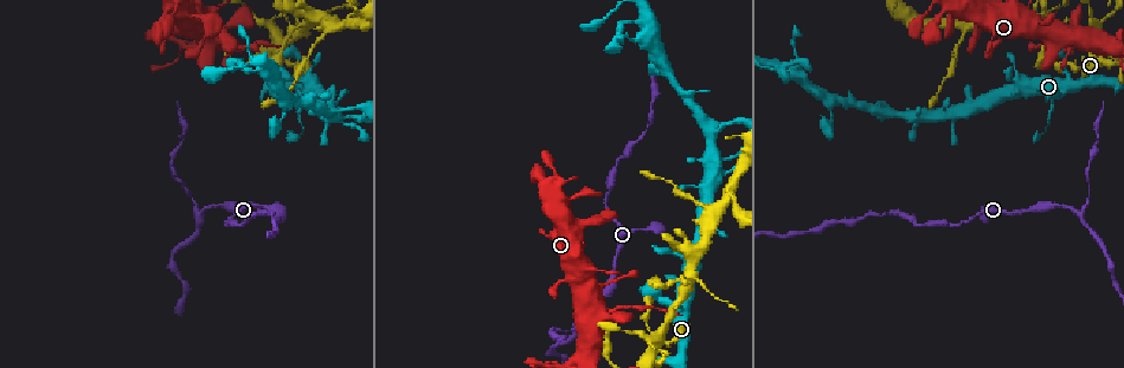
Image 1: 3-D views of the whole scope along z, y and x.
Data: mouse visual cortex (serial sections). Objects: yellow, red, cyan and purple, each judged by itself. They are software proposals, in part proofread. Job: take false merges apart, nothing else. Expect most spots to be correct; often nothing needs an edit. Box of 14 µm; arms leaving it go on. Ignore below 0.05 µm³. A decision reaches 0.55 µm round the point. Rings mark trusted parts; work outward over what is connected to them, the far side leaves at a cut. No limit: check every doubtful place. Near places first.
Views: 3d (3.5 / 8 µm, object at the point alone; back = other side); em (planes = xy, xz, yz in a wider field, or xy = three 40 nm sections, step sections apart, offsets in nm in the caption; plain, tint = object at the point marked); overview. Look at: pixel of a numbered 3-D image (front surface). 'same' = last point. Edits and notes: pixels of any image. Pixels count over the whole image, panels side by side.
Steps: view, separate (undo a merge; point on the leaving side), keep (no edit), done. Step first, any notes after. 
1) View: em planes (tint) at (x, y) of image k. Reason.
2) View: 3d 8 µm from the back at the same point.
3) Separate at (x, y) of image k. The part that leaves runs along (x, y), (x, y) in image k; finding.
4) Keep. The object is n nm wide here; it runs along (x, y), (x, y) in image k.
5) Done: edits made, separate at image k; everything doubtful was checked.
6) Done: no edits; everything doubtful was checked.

View: 3d 3.5 µm at (656, 346) of image 1. Thick turns thin.

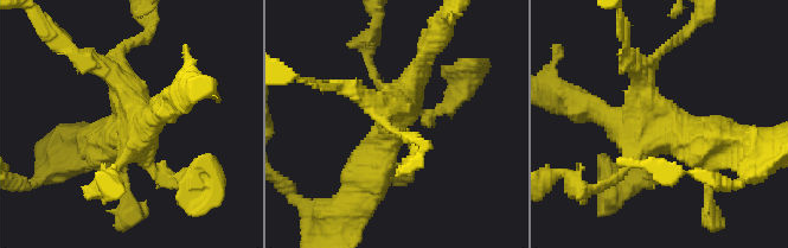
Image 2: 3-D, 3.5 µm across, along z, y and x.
View: em xy step 5 (tint) at (399, 118) of image 2.

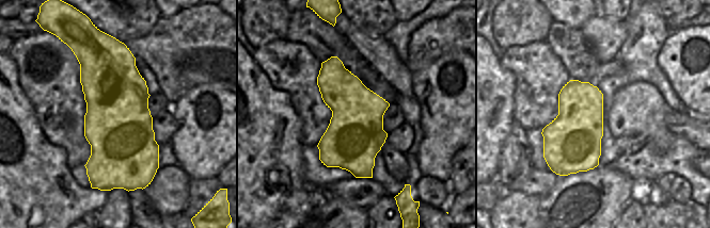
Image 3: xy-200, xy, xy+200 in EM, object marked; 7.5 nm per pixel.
Keep. It runs along (448, 106), (422, 114), (404, 102), (367, 184) in image 2; one cell here.

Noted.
View: 3d 3.5 µm at (1096, 24) of image 1. Three arms meet.

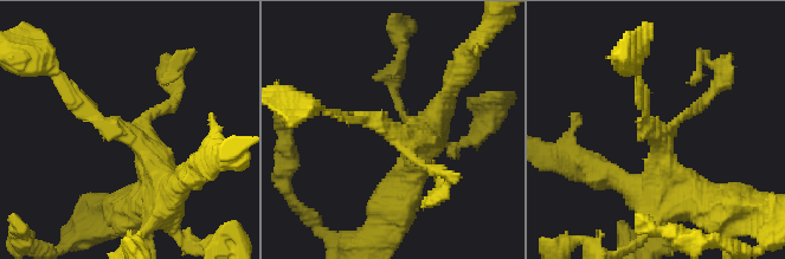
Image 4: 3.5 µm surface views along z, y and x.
View: em xy step 5 (tint) at (397, 134) of image 4. 3 arms meet here; the arms are 100, 150, 450 nm wide; now the EM.

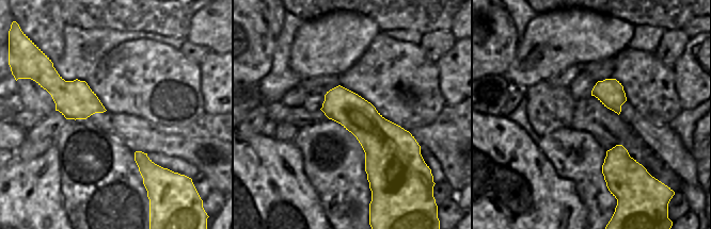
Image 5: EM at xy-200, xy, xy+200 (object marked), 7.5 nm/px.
View: em xy step 1 (tint) at the same point.

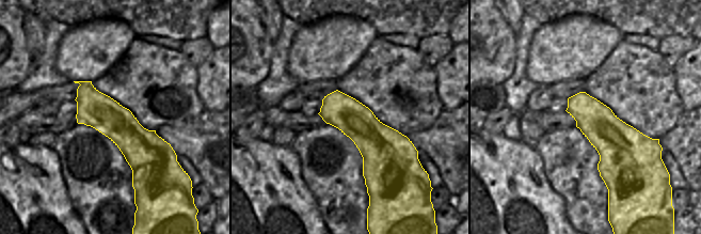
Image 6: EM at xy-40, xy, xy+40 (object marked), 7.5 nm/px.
Keep. It runs along (81, 83), (138, 145), (138, 183) in image 6; all the same cell.

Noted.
View: 3d 3.5 µm at (305, 24) of image 1.

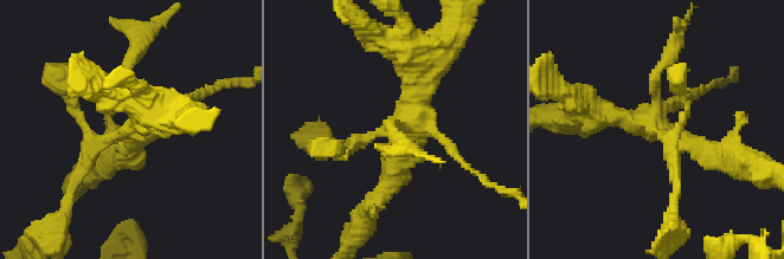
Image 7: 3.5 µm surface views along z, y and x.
View: em planes (tint) at (137, 136) of image 7. Need the tissue.

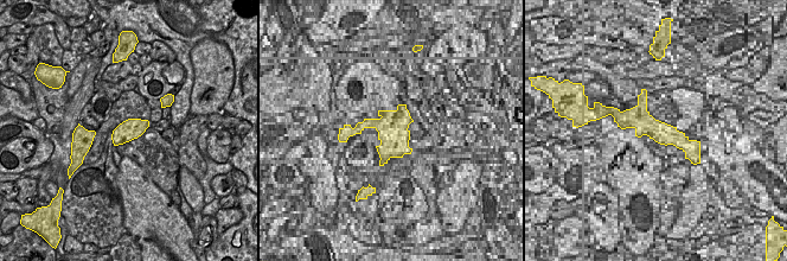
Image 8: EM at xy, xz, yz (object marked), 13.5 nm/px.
Keep. One cell here.

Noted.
View: 3d 3.5 µm at (963, 34) of image 1. Sudden change in width.

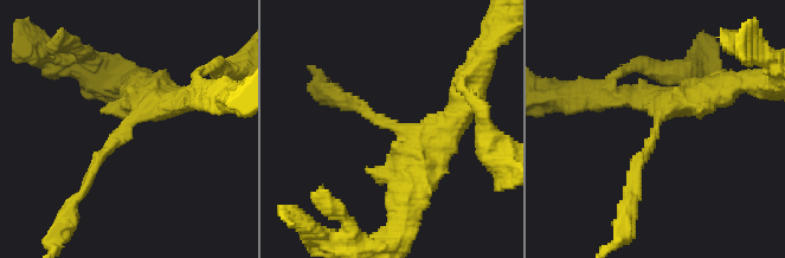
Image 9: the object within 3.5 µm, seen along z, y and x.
View: em xy step 1 (tint) at (394, 127) of image 9. The arms are 150, 350 nm wide.

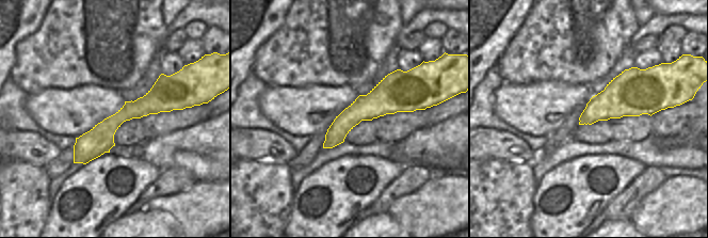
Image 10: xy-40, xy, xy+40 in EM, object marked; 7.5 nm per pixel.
View: em planes (tint) at the same point. Cut it another way.

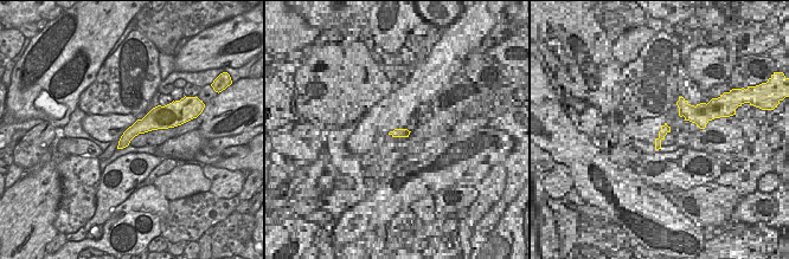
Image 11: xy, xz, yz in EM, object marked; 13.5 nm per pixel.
Separate at (364, 110) of image 9. The object is 200 nm wide here; the part that leaves runs along (388, 124), (329, 94) in image 9; two cells meet here.

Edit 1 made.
View: 3d 3.5 µm at (1079, 211) of image 1. A fork.

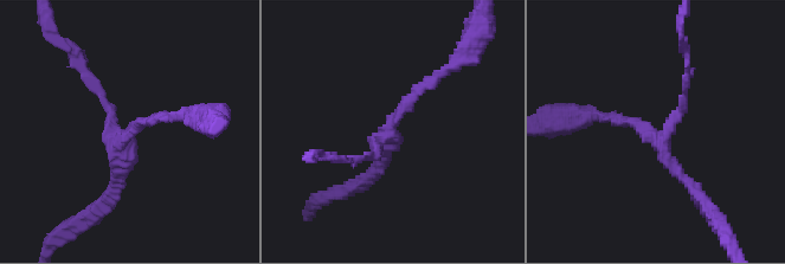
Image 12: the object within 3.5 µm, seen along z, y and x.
View: em xy step 3 (tint) at (391, 133) of image 12. 3 arms meet here; the arms are 150, 150, 200 nm wide; need the tissue.

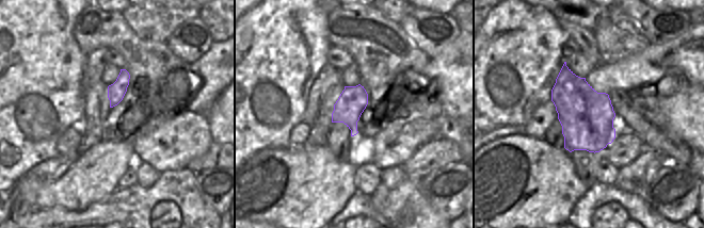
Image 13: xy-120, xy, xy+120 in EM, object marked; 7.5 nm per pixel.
Keep. It runs along (604, 117), (658, 135), (703, 200) in image 12; one cell here.

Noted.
Done: edits made, separate at image 9; everything doubtful was checked.

